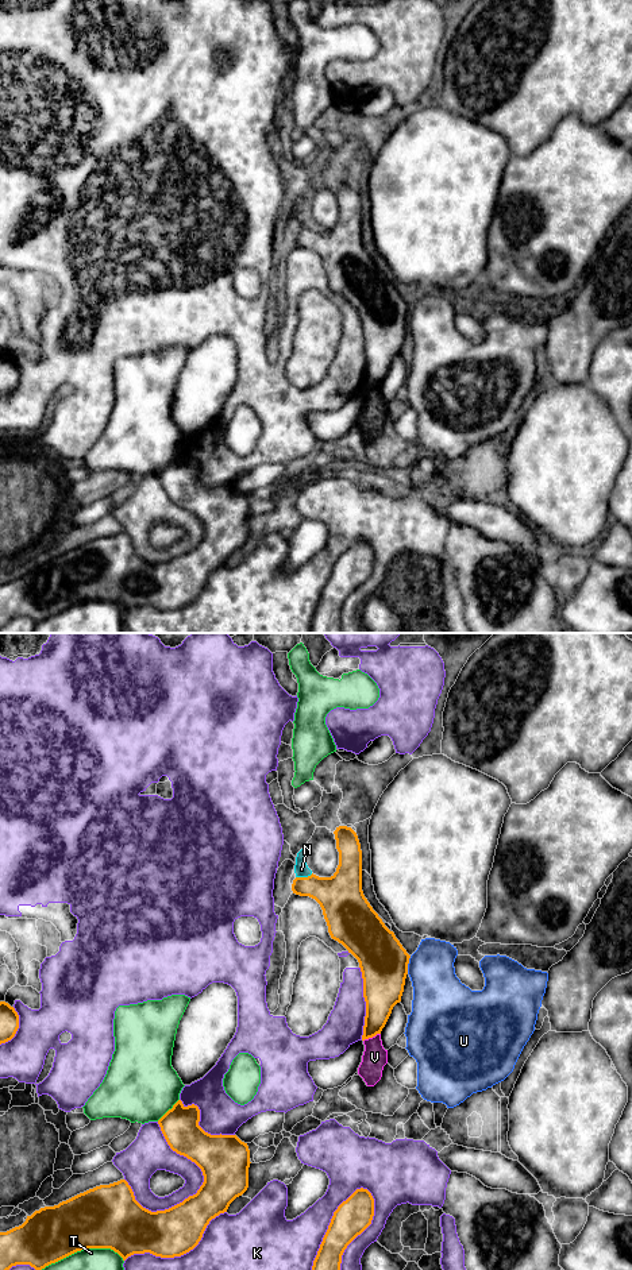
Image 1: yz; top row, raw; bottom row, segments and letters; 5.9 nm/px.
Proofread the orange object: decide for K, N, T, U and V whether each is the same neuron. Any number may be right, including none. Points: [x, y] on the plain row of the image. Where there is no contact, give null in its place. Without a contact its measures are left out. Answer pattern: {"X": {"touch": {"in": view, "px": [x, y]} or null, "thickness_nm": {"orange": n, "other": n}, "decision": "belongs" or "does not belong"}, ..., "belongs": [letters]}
{"K": {"touch": {"in": "yz", "px": [327, 582]}, "thickness_nm": {"orange": 220, "other": 320}, "decision": "does not belong"}, "N": {"touch": {"in": "yz", "px": [304, 230]}, "thickness_nm": {"orange": 260, "other": 90}, "decision": "belongs"}, "T": {"touch": {"in": "yz", "px": [80, 602]}, "thickness_nm": {"orange": 360, "other": 380}, "decision": "does not belong"}, "U": {"touch": {"in": "yz", "px": [407, 317]}, "thickness_nm": {"orange": 280, "other": 300}, "decision": "does not belong"}, "V": {"touch": {"in": "yz", "px": [372, 389]}, "thickness_nm": {"orange": 190, "other": 150}, "decision": "does not belong"}, "belongs": ["N"]}

